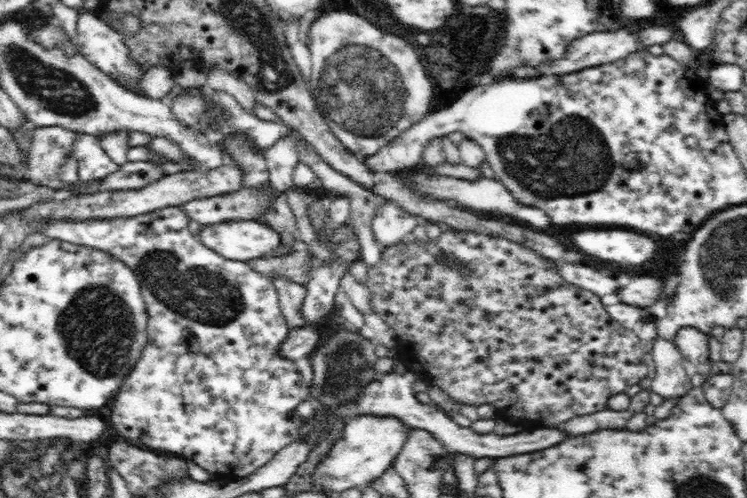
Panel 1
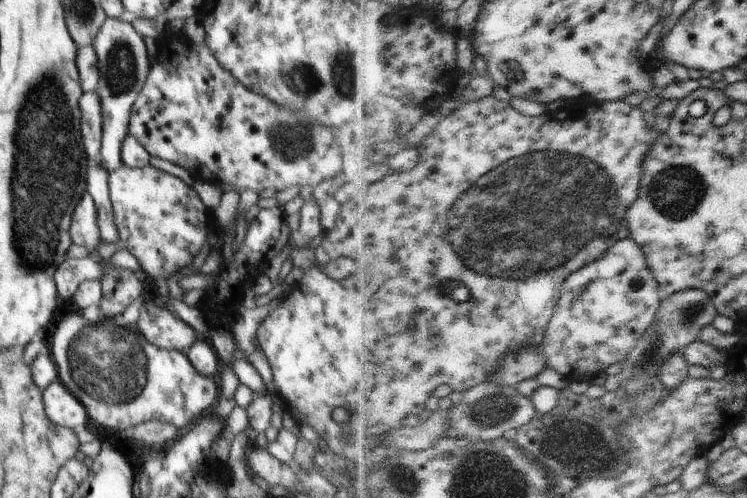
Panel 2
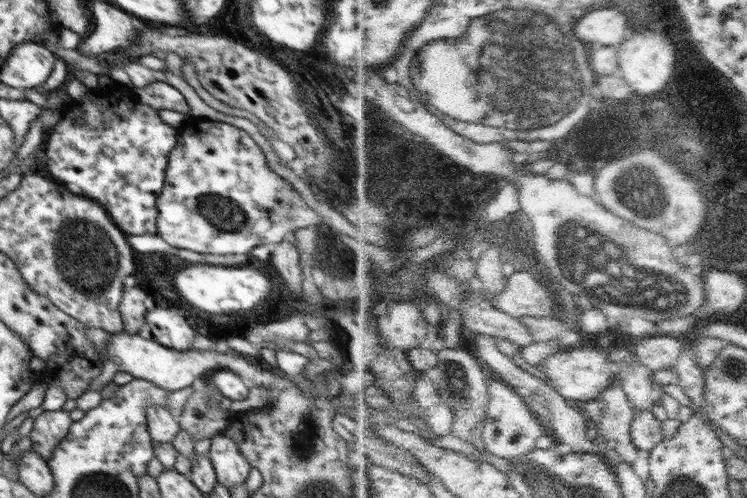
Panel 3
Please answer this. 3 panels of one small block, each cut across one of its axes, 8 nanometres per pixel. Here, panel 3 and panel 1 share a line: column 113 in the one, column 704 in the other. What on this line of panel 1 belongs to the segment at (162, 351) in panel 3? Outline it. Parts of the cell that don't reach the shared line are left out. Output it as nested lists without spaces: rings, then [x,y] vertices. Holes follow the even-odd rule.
[[[685,326],[676,331],[674,343],[686,358],[690,368],[704,378],[712,373],[713,365],[710,361],[708,335],[692,326]]]

